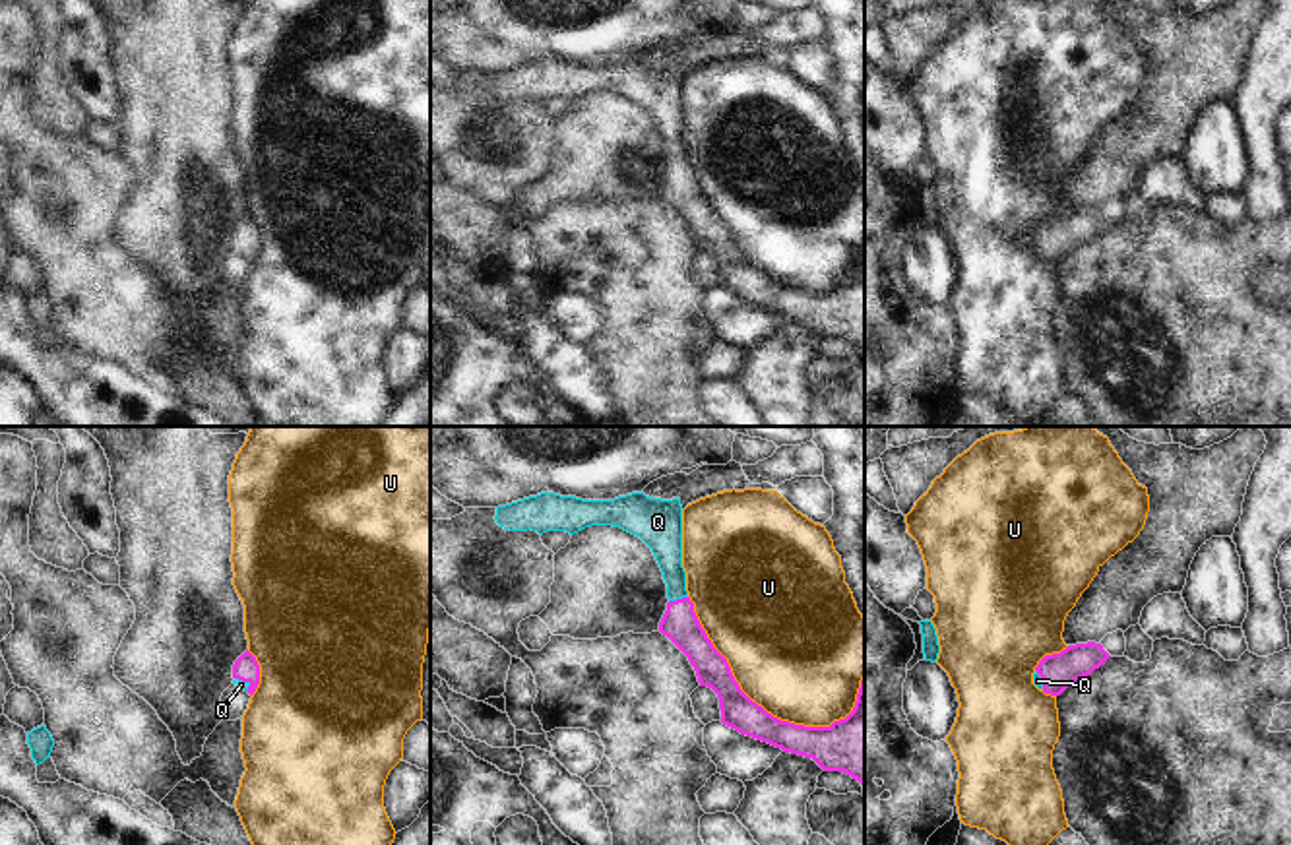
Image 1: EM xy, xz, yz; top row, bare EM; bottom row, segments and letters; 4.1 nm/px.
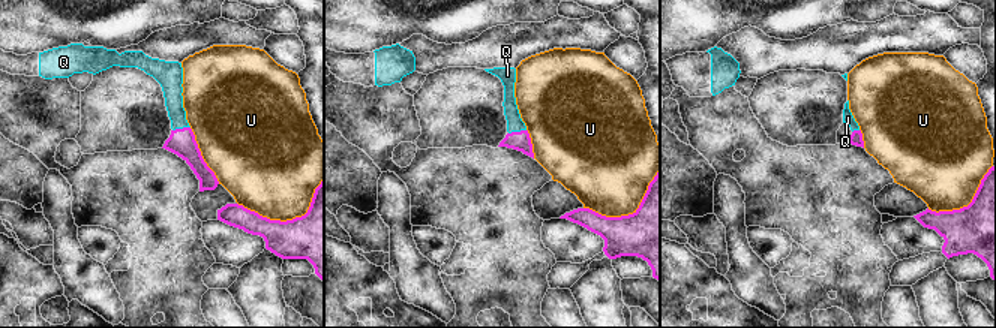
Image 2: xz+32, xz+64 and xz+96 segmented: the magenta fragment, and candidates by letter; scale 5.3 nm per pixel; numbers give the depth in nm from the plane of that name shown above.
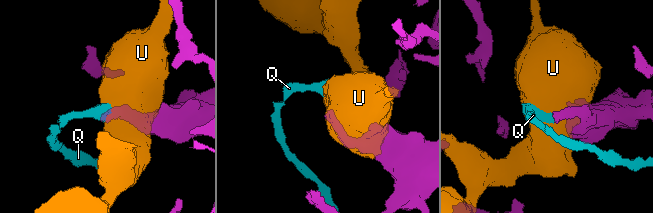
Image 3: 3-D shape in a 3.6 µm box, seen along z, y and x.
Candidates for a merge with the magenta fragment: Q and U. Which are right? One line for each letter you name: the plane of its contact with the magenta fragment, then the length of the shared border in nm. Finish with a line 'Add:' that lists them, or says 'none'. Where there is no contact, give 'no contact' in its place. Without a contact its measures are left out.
Q: contact in xz; length 80 nm
Add: Q

